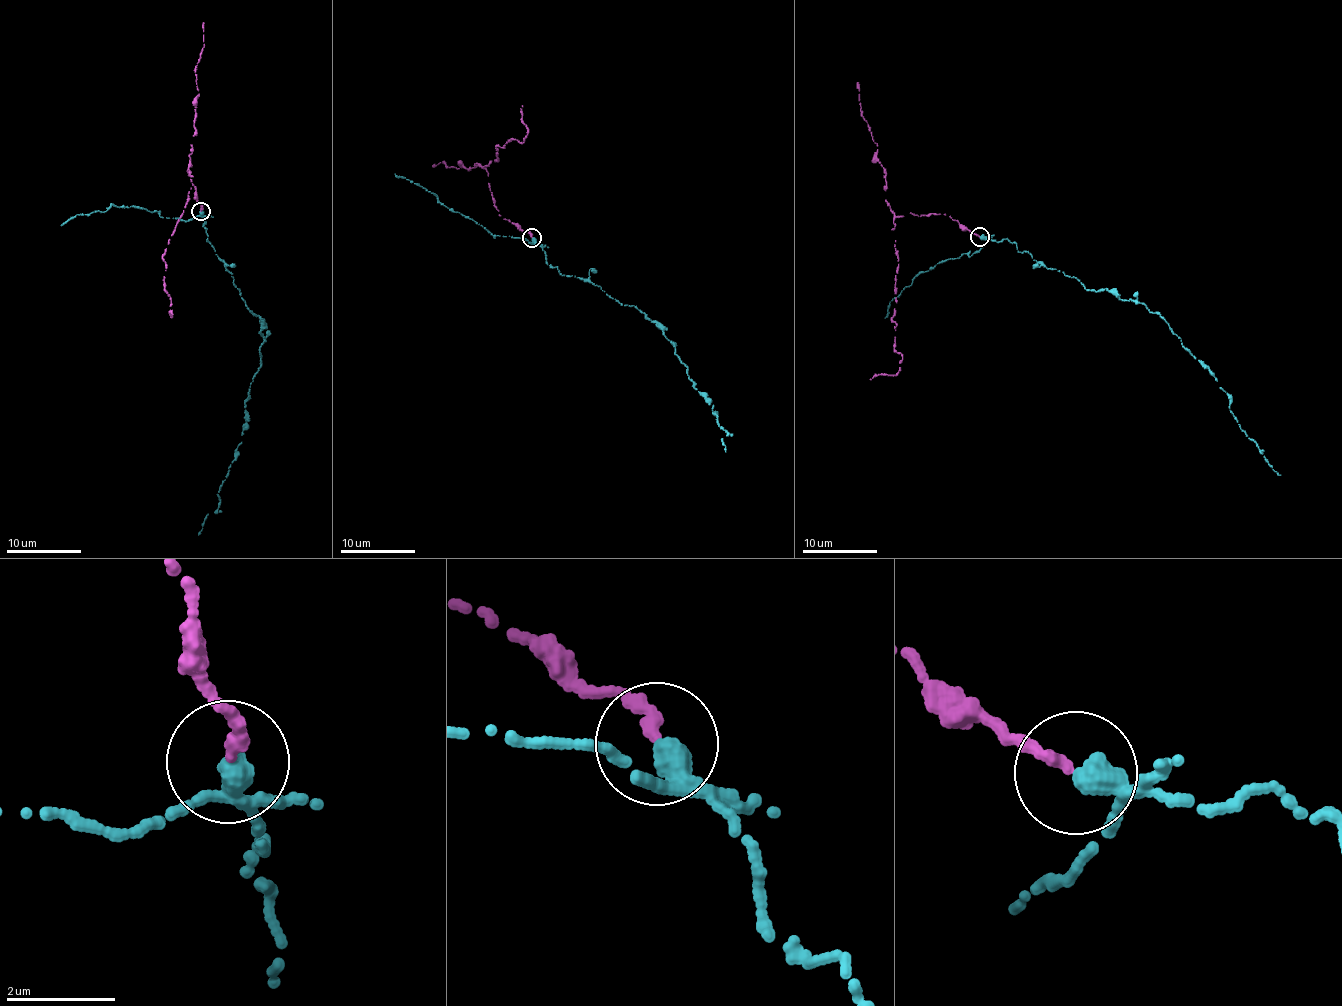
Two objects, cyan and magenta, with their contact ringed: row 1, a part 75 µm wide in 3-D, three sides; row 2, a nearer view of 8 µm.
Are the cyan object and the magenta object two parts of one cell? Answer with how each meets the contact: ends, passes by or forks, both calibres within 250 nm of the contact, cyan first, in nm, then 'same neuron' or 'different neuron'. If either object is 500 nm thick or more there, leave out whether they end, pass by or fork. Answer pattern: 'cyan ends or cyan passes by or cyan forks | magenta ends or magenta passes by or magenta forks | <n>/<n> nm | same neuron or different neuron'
cyan passes by | magenta ends | 300/240 nm | same neuron

